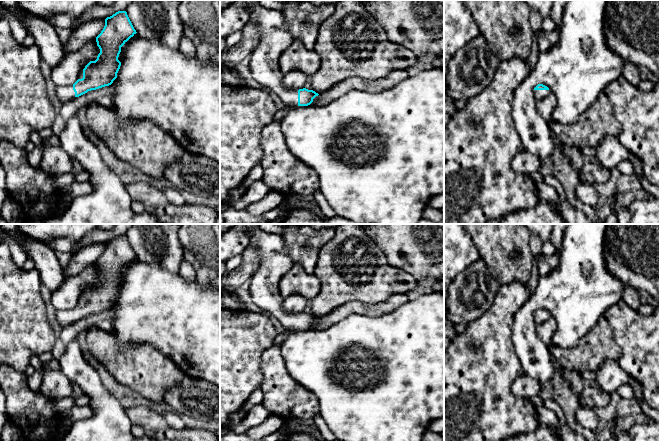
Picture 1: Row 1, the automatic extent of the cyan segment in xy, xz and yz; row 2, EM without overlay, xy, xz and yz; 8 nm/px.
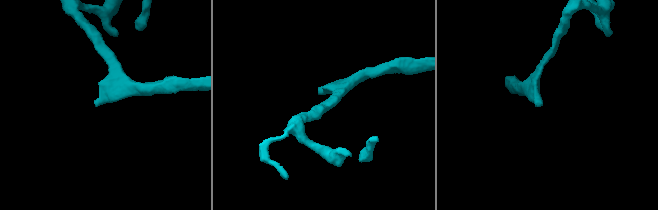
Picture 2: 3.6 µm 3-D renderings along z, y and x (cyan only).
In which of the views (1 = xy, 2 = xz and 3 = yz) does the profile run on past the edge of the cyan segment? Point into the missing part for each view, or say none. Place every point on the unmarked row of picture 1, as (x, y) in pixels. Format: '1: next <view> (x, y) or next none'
1: next xy (64, 318)
2: next xz (274, 263)
3: next yz (538, 318)

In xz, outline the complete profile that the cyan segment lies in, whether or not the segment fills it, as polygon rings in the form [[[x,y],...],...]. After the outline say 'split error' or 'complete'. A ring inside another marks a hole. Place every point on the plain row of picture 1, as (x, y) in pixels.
[[[259,227],[250,232],[248,246],[259,253],[259,266],[250,285],[252,301],[277,318],[285,329],[308,330],[319,318],[306,312],[293,314],[283,309],[284,299],[279,293],[281,278],[293,267],[282,236],[265,232]]]; split error

